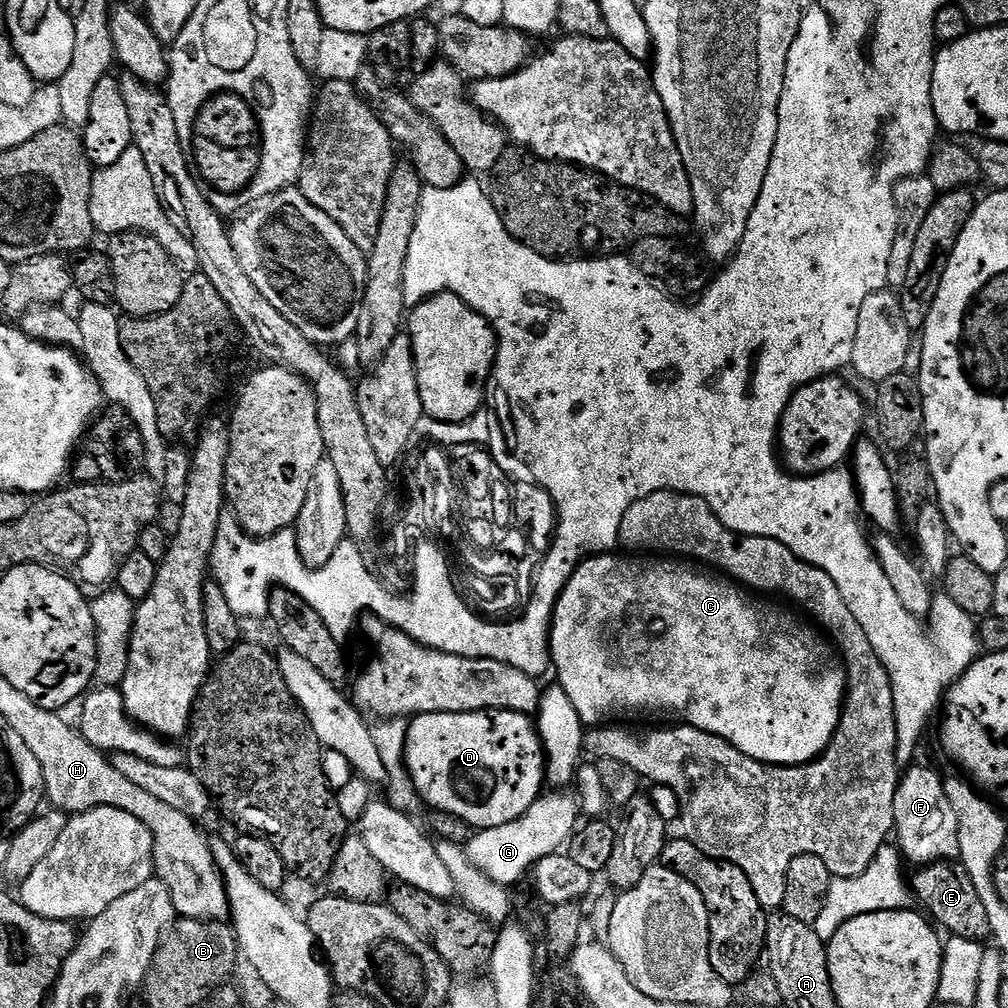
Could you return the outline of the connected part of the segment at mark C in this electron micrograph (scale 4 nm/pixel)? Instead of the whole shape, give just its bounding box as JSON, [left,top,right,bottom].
[550,554,846,766]

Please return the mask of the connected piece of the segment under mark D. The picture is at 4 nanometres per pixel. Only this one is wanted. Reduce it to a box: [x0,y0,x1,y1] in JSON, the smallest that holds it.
[404,712,546,830]

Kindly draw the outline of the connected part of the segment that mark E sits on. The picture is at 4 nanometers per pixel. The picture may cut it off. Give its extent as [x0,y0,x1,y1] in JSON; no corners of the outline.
[910,862,991,942]

